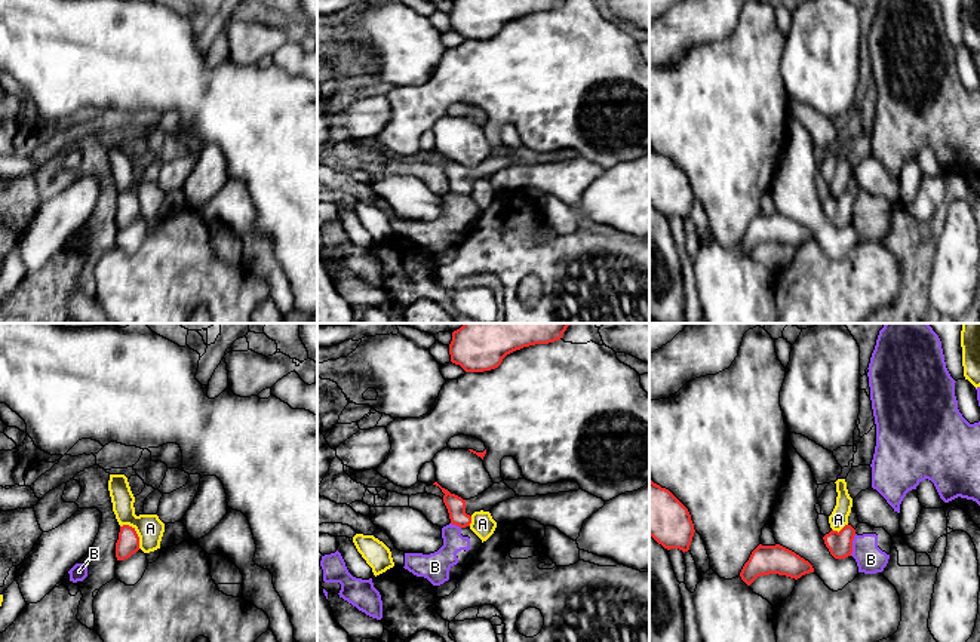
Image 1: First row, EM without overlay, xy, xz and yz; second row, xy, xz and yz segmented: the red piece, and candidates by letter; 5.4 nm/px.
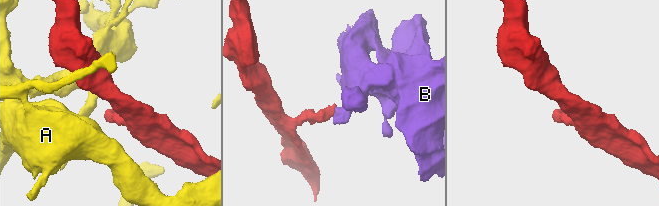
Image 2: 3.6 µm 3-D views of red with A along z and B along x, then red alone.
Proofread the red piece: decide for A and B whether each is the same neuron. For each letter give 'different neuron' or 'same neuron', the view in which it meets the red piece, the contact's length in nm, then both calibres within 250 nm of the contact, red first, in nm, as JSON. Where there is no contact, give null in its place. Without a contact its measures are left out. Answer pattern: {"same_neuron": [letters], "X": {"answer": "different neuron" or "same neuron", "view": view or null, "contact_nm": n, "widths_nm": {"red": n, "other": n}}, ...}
{"same_neuron": [], "A": {"answer": "different neuron", "view": "xy", "contact_nm": 170, "widths_nm": {"red": 120, "other": 150}}, "B": {"answer": "different neuron", "view": "yz", "contact_nm": 120, "widths_nm": {"red": 140, "other": 160}}}

